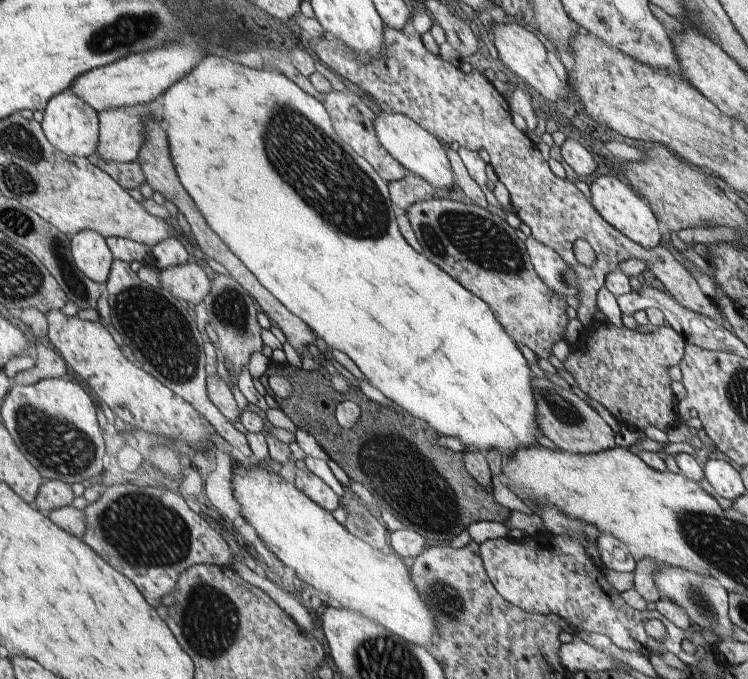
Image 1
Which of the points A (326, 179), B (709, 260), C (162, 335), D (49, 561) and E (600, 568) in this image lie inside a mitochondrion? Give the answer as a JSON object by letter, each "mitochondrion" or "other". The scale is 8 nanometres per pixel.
{"A":"mitochondrion","B":"other","C":"mitochondrion","D":"other","E":"other"}

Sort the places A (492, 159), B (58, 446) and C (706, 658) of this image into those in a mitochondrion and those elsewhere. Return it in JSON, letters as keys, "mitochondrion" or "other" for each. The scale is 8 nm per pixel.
{"A":"other","B":"mitochondrion","C":"other"}

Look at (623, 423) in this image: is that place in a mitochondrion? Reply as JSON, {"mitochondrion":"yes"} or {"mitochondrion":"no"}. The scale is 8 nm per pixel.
{"mitochondrion":"no"}

